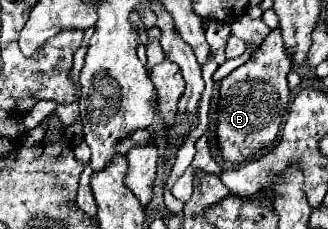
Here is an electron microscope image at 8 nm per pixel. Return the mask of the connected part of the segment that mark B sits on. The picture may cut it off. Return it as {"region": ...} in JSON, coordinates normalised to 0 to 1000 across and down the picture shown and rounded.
{"region":[[[829,127],[823,153],[799,179],[780,249],[671,354],[659,598],[689,703],[738,712],[744,694],[762,694],[787,651],[823,642],[835,624],[884,441],[884,380],[872,354],[884,310],[890,249],[866,231],[854,135]]]}

